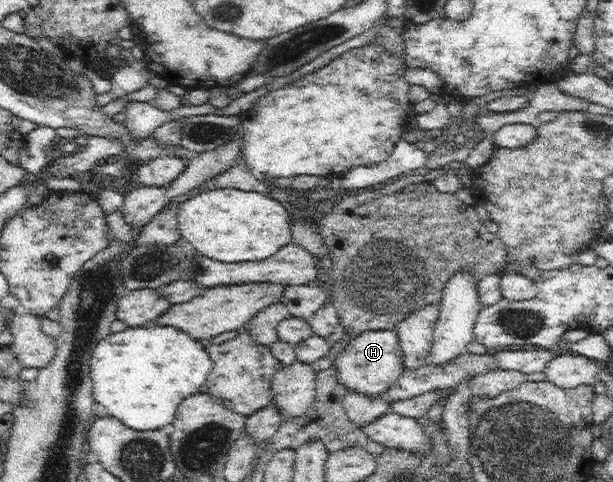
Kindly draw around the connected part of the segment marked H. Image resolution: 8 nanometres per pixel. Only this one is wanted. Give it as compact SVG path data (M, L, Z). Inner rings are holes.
M395 329L367 330L346 342L331 367L335 367L337 380L347 386L348 390L364 393L371 398L383 396L390 385L404 373L403 352L399 348Z

